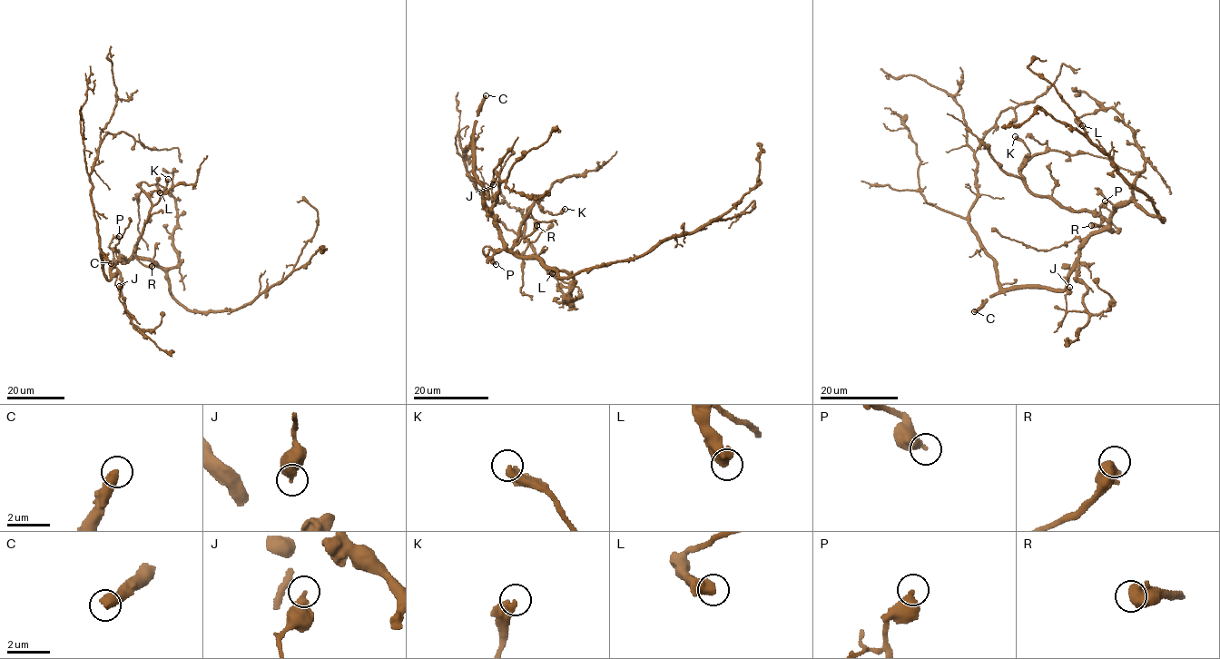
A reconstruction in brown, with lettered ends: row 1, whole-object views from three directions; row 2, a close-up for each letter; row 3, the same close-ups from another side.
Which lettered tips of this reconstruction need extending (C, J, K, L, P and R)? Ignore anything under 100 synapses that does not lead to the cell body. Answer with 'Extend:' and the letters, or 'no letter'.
Extend: C

